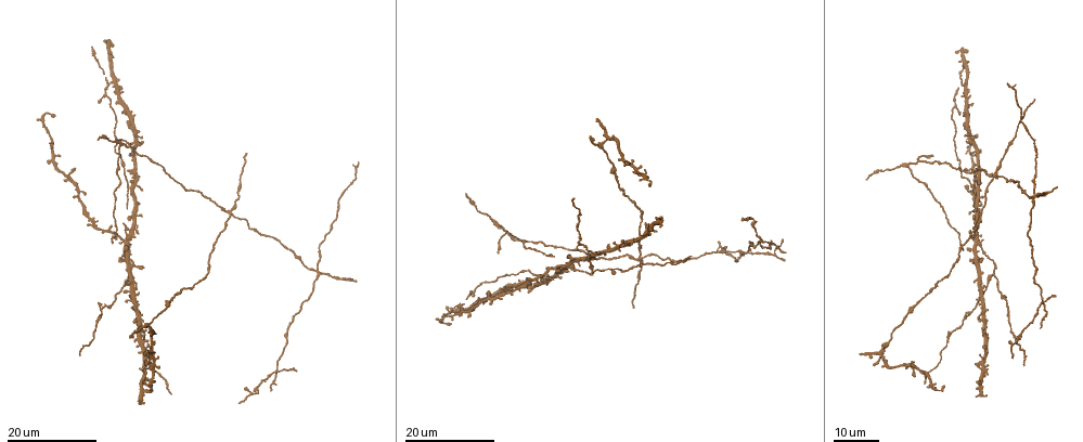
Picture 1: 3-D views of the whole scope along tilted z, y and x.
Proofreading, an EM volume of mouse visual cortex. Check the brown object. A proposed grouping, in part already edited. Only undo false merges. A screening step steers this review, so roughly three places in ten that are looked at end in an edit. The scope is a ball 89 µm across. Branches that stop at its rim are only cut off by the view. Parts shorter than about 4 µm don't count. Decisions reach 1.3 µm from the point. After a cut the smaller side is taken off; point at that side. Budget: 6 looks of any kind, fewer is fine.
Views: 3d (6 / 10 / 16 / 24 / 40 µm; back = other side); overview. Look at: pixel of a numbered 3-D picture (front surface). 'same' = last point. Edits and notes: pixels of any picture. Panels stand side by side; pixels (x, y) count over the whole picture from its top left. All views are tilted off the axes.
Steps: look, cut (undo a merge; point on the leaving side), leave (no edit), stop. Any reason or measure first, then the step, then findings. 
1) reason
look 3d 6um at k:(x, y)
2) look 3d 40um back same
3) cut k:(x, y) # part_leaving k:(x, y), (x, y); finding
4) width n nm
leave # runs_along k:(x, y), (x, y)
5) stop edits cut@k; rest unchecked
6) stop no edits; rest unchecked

look 3d 16um at 1:(883, 344)

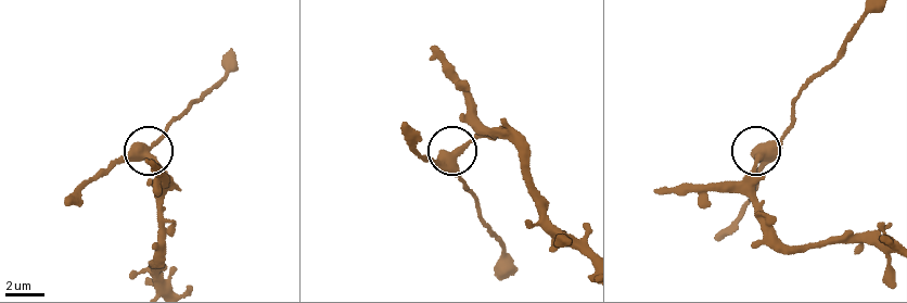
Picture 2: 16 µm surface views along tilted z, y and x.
look 3d 10um at 2:(149, 155)

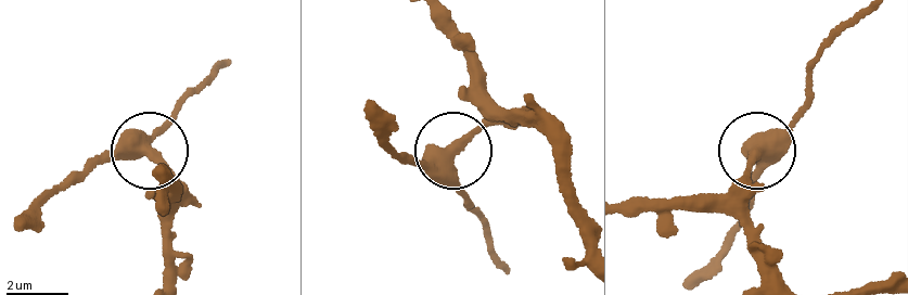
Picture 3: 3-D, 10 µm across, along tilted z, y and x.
cut 3:(94, 167) # part_leaving 3:(767, 144), (806, 97), (826, 49), (864, 17); two cells meet here

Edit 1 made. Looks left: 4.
look overview

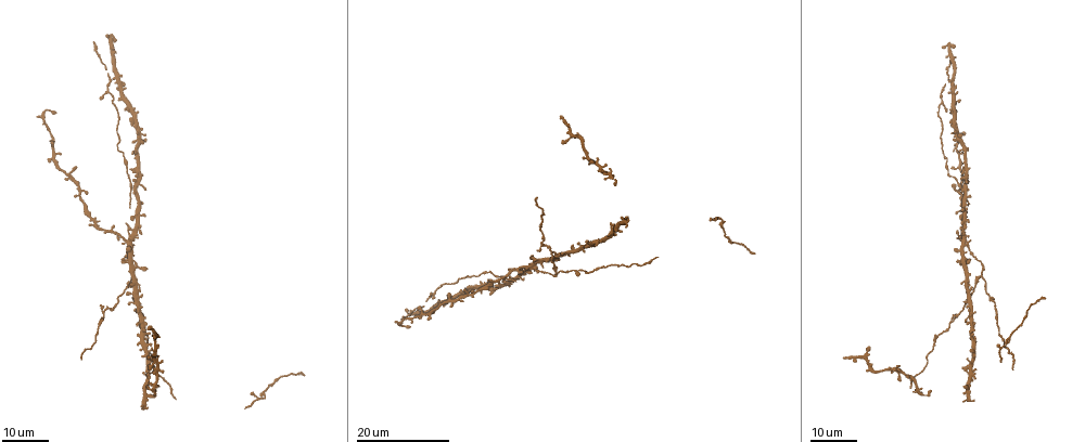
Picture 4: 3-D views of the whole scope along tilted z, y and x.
arms part here
look 3d 16um at 4:(983, 272)

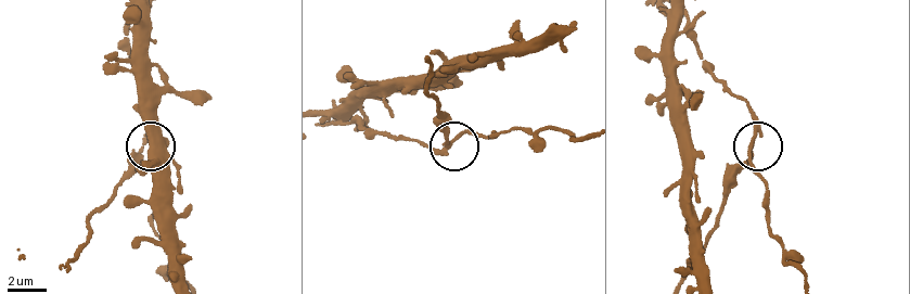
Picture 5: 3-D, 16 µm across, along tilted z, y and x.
look 3d 6um at 5:(754, 141)

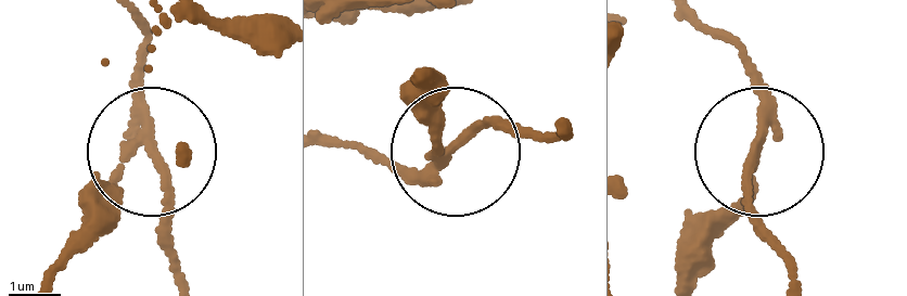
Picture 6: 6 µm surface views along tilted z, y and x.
look 3d 6um back at 6:(752, 155)

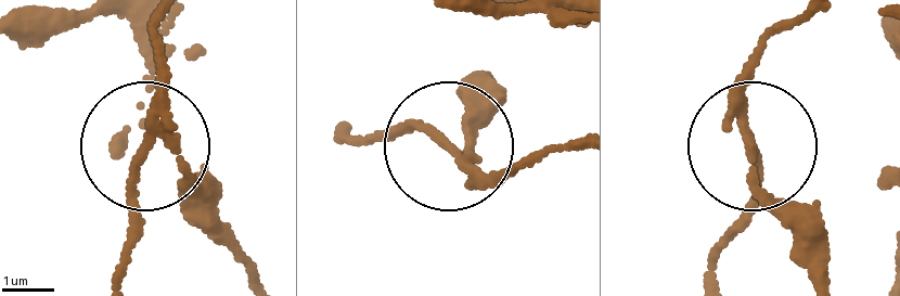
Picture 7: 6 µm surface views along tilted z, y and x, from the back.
cut 7:(132, 168) # part_leaving 7:(161, 113), (191, 197), (253, 280); a second cell is stuck on

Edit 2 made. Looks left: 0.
stop edits cut@3, cut@7; rest unchecked

